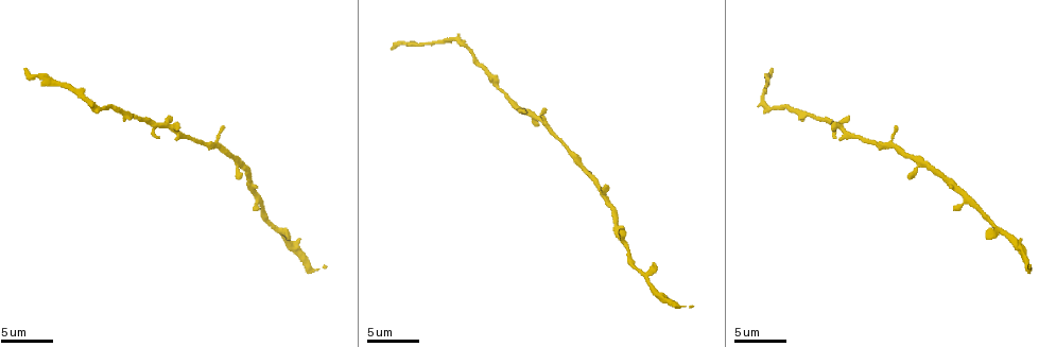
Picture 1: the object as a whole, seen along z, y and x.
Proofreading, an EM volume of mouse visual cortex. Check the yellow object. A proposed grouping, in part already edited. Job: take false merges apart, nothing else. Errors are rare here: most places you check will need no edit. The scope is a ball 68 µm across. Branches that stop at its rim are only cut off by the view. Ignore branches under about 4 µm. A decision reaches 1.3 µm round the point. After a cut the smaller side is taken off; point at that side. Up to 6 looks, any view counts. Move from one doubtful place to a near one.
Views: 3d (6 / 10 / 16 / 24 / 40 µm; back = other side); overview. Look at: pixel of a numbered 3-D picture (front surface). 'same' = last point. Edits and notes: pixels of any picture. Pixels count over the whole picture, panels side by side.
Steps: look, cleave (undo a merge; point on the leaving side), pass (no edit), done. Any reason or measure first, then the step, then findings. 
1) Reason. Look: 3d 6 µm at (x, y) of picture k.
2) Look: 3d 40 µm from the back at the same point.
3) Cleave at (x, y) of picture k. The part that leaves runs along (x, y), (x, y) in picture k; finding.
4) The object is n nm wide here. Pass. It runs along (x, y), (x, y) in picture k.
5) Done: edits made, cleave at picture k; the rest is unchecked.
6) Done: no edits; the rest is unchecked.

Look: 3d 6 µm at (570, 155) of picture 1.

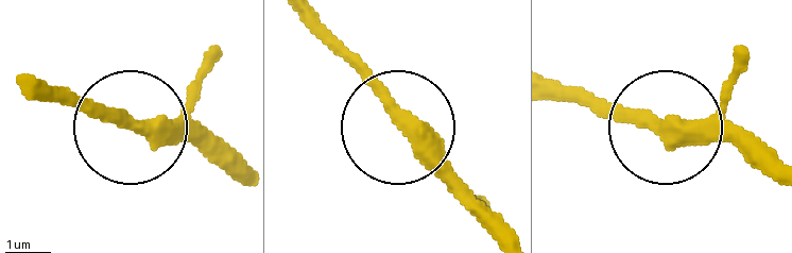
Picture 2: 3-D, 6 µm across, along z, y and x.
From behind. Look: 3d 6 µm from the back at (134, 123) of picture 2.

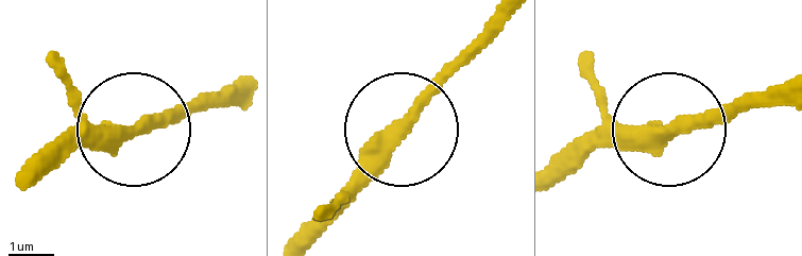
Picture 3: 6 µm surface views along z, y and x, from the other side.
The side arm is 25 µm long. Pass. All the same cell.

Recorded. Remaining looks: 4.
Thick turns thin. Look: 3d 10 µm at (498, 86) of picture 1.

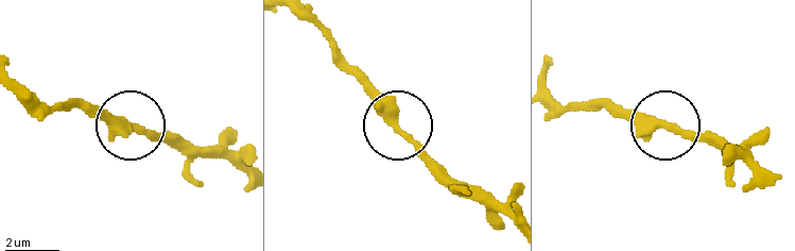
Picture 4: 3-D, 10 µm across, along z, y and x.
Pass. It runs along (242, 165), (187, 153), (130, 121), (86, 115) in picture 4; all the same cell.

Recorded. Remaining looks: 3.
Sudden change in width. Look: 3d 16 µm at (761, 96) of picture 1.

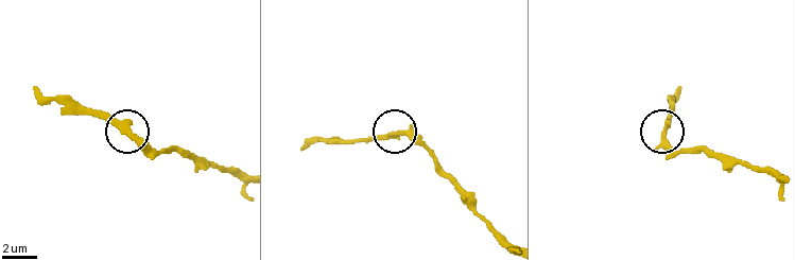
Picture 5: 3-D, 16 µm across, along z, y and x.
Pass. It runs along (243, 180), (184, 154), (150, 149), (96, 110) in picture 5; one cell here.

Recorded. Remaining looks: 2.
Done: no edits; the rest is unchecked.

